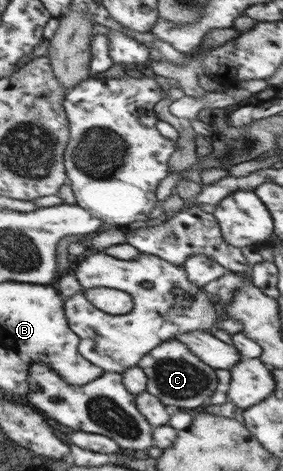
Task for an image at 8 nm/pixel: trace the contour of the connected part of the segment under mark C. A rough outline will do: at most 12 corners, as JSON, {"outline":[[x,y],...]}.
{"outline":[[176,339],[138,362],[146,390],[199,409],[221,388],[216,370]]}

